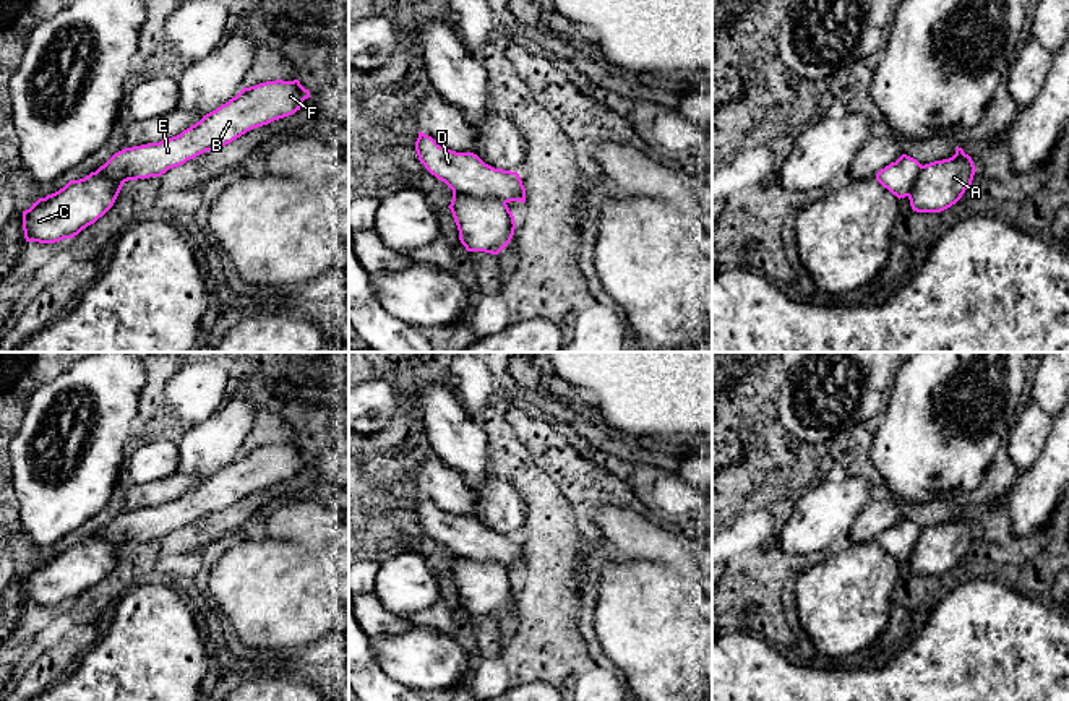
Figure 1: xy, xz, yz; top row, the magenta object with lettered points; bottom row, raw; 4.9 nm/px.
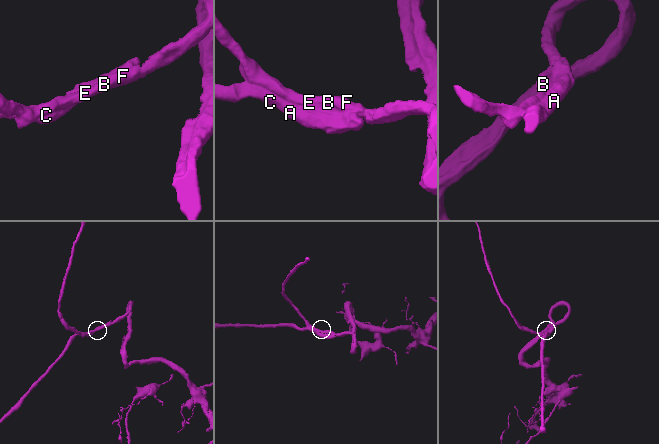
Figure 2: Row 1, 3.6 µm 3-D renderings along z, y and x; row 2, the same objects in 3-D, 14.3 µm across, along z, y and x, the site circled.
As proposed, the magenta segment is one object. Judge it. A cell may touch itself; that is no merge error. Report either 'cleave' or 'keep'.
keep

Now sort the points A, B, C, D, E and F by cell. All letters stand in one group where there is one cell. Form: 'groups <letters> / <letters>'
groups A B C D E F

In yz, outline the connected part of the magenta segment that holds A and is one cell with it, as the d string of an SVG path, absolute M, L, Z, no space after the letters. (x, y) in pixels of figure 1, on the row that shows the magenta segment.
M957 146L952 157L925 166L902 154L881 169L876 180L899 200L907 196L913 211L941 213L962 198L975 172L972 157Z

